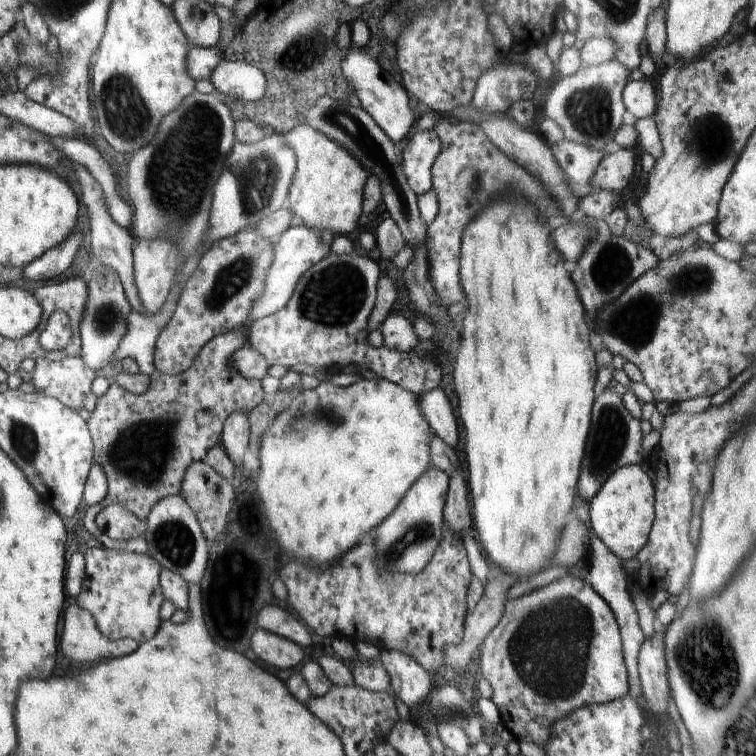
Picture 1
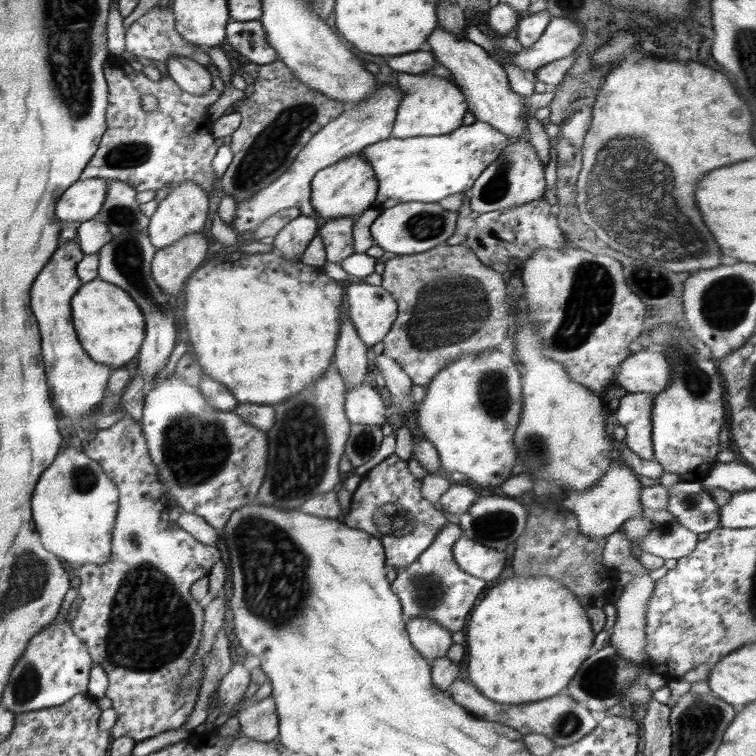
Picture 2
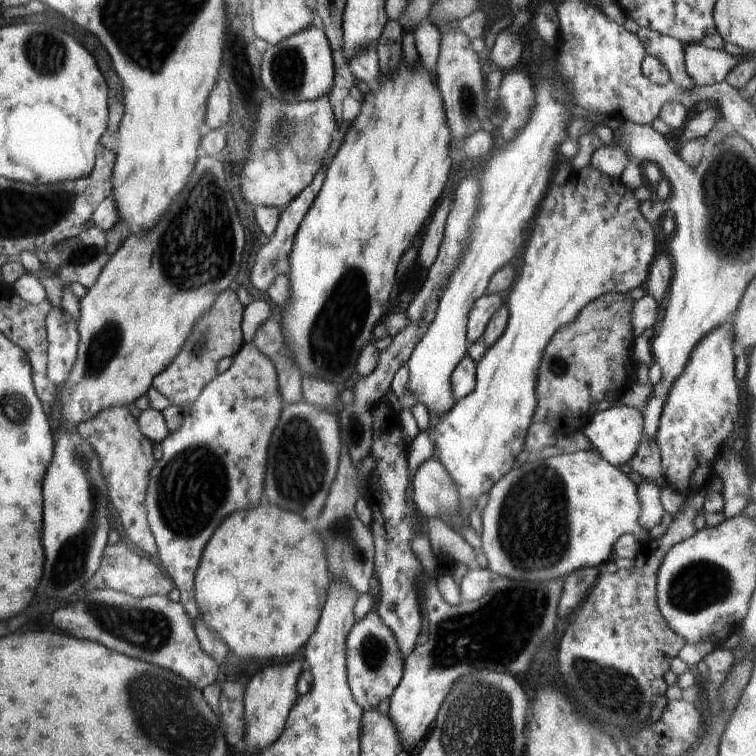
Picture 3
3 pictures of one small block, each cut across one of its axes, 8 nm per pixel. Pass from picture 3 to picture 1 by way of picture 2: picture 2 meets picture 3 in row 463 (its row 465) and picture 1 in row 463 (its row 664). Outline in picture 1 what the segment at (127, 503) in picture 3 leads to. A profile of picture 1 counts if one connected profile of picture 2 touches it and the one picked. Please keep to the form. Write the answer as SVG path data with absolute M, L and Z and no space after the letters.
M244 326L244 328L236 328L236 330L230 330L230 332L222 332L222 334L218 334L214 336L213 340L210 340L200 352L198 352L198 356L196 356L196 360L192 362L192 366L188 368L185 372L181 374L169 374L166 372L160 372L160 370L154 370L150 379L150 388L146 390L142 395L136 395L133 393L126 392L123 388L120 388L116 383L110 384L108 391L101 398L97 398L98 402L96 407L91 412L90 418L87 421L87 425L91 434L91 439L93 440L93 462L102 465L104 472L107 476L108 483L108 494L104 500L96 505L89 506L88 510L86 510L86 514L84 514L84 526L85 530L88 530L88 533L93 536L93 543L98 544L102 547L106 547L107 549L114 549L117 551L122 551L126 548L126 544L128 542L124 542L124 540L110 540L110 537L102 532L98 525L96 524L95 518L96 515L106 508L106 505L116 503L125 506L127 509L130 509L133 513L138 514L138 518L141 521L145 521L150 509L157 504L159 500L165 499L170 495L178 495L181 489L181 484L183 481L184 473L188 468L189 464L192 464L194 460L201 459L206 456L206 453L209 451L209 448L215 447L216 445L220 445L221 442L221 434L223 431L223 424L228 419L230 414L234 412L246 412L250 413L253 408L256 408L265 398L266 392L262 388L261 380L252 380L252 378L242 378L230 364L232 364L232 356L234 356L234 352L238 352L238 348L244 348L248 342L248 327Z

